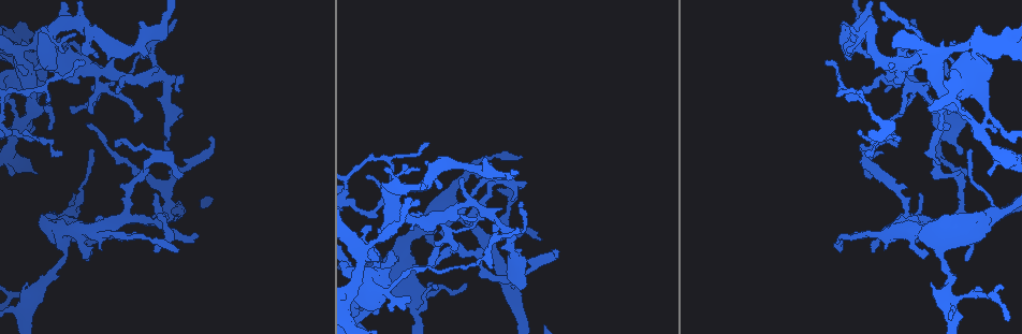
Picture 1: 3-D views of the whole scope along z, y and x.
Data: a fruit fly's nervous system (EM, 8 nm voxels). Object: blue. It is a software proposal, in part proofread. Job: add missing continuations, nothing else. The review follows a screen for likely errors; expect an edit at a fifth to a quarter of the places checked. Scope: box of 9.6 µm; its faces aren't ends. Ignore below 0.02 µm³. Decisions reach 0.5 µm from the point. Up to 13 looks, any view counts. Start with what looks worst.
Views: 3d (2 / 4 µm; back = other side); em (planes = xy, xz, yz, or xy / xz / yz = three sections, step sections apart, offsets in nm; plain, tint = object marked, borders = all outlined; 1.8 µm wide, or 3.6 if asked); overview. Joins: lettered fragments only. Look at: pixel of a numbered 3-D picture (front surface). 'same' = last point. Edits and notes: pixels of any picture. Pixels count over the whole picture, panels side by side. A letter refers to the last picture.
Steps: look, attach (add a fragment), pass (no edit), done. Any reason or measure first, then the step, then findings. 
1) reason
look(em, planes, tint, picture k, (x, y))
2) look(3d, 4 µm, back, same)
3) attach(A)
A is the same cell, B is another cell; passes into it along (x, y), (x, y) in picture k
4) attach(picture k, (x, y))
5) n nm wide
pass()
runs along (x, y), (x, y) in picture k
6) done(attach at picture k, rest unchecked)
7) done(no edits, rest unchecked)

touches itself
look(em, planes, tint, picture 1, (989, 116))

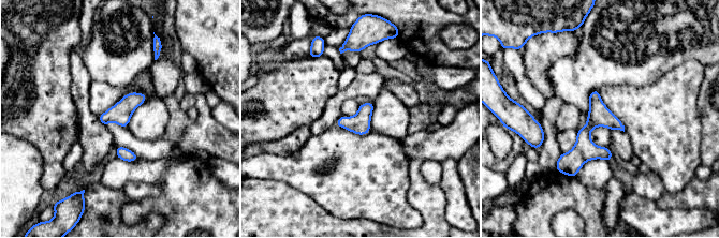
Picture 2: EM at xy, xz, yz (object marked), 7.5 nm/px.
look(em, planes, borders, same)

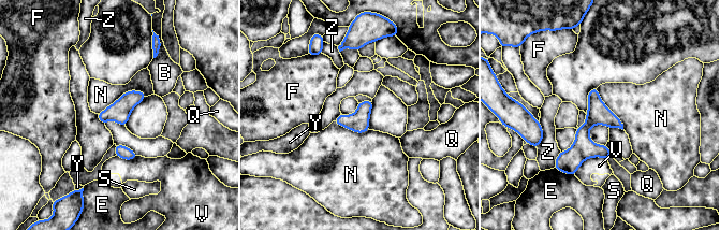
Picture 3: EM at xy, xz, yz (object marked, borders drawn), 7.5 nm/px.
pass()
B, E, F, N, Q, S, V, Y and Z are other cells; border along (147, 96), (127, 90), (98, 114) in picture 3; none of them fits

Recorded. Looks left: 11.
look(em, planes, tint, picture 1, (352, 203))

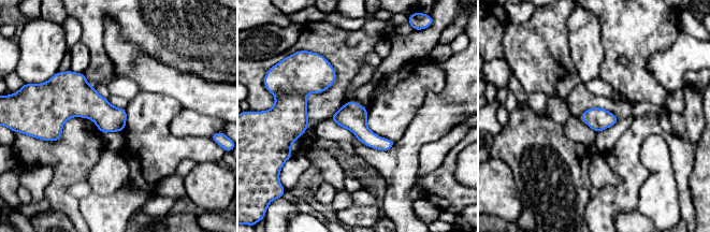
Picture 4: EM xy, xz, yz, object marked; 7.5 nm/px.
look(em, planes, borders, same)

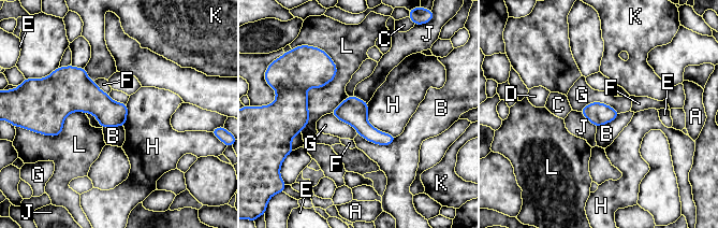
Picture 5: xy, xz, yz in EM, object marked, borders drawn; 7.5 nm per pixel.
pass()
A, B, C, D, E, F, G, H, J, K and L are other cells; border along (367, 103), (367, 120), (395, 137) in picture 5; no lettered fragment goes on from it

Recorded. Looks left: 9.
branch stops here
look(em, planes, borders, picture 1, (119, 87))

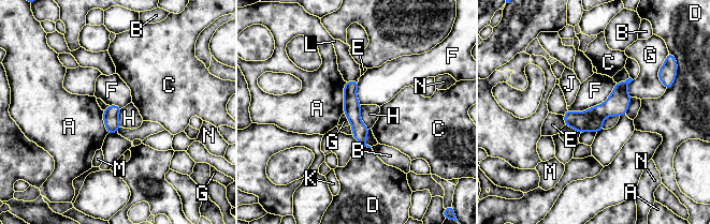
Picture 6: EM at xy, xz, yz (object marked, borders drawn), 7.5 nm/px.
pass()
A, B, C, D, E, F, G, H, J, K, L, M and N are other cells; border along (360, 105), (360, 119), (368, 129) in picture 6; none of them fits

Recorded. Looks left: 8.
look(3d, 2 µm, picture 1, (418, 203))

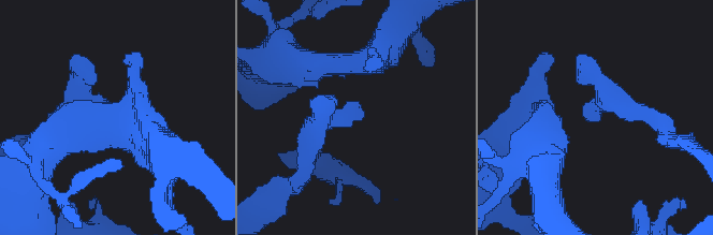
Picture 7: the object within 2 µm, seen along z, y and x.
look(em, planes, borders, picture 7, (599, 120))

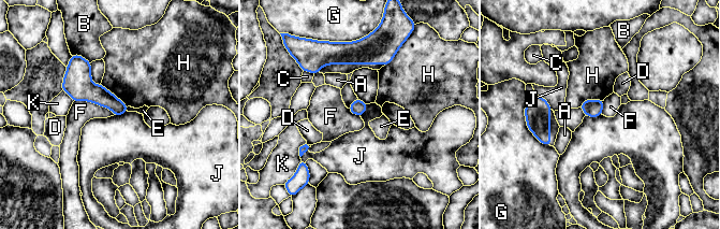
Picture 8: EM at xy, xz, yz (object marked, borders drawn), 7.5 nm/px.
pass()
A, B, C, D, E, F, G, H, J and K are other cells; border along (534, 92), (541, 96), (552, 109) in picture 8; no lettered fragment goes on from it

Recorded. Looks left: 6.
an open end
look(em, planes, borders, picture 1, (929, 253))

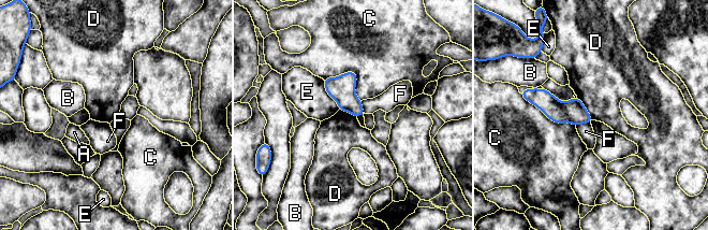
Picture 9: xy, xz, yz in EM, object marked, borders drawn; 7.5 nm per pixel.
160 nm wide; C touches over 340 nm
pass()
A, B, C, D, E and F are other cells; no lettered fragment goes on from it

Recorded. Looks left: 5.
done(no edits, rest unchecked)

